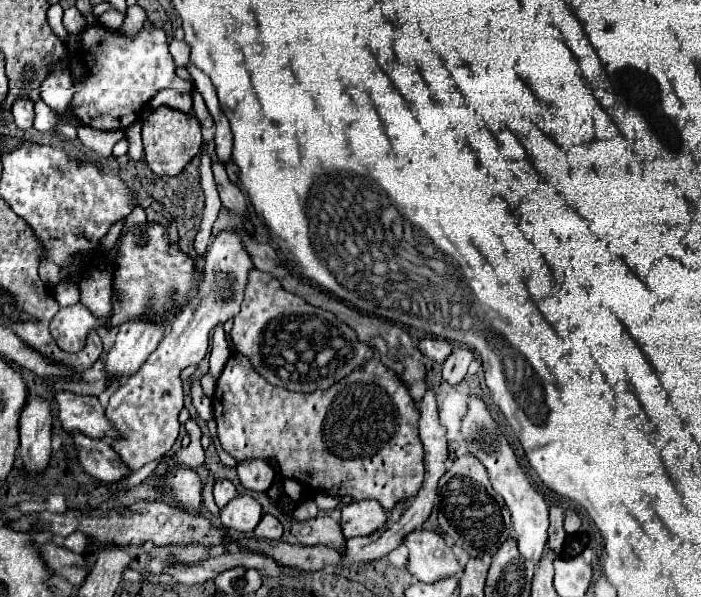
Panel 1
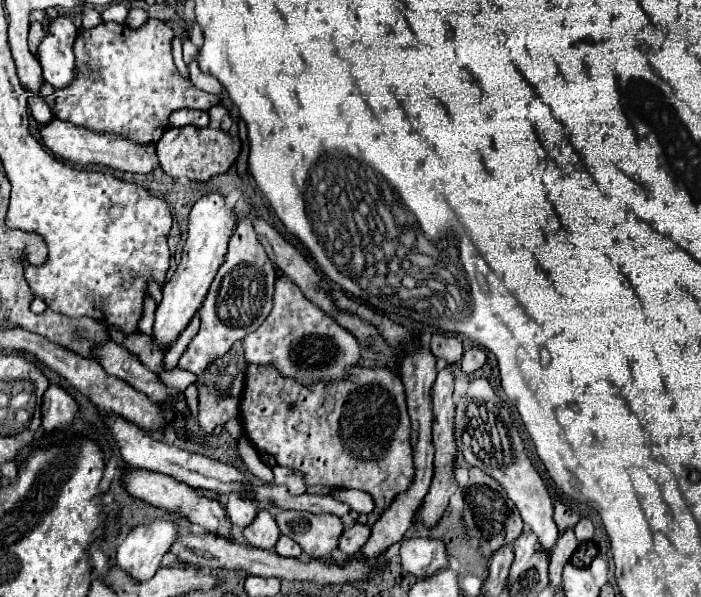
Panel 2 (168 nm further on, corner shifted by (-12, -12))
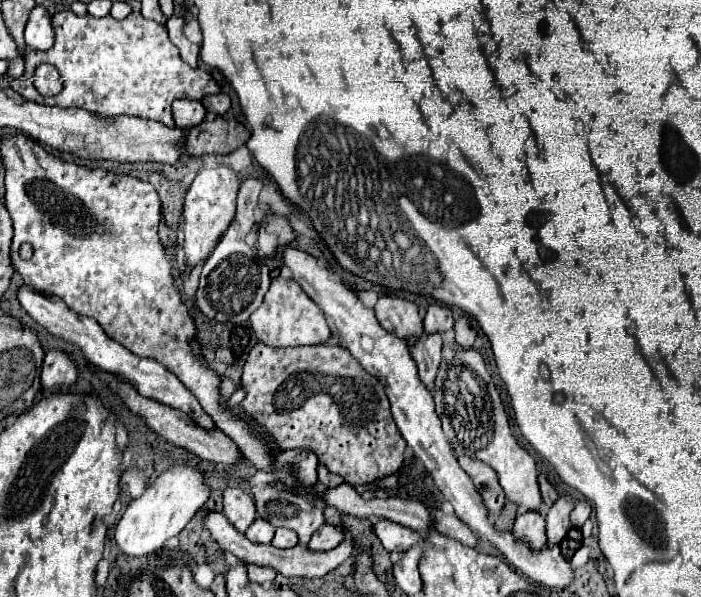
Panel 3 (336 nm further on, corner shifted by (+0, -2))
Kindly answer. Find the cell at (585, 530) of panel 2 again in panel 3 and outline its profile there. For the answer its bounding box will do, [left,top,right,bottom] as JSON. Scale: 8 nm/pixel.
[570,500,592,528]

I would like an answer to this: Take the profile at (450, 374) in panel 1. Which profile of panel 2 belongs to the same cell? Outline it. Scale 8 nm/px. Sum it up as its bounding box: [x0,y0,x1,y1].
[460,346,486,374]

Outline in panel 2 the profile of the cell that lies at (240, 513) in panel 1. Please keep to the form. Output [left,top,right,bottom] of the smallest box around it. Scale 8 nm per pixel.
[242,510,280,550]

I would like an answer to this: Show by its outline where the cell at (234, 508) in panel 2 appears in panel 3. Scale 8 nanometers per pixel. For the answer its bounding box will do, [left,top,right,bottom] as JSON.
[224,486,256,532]

